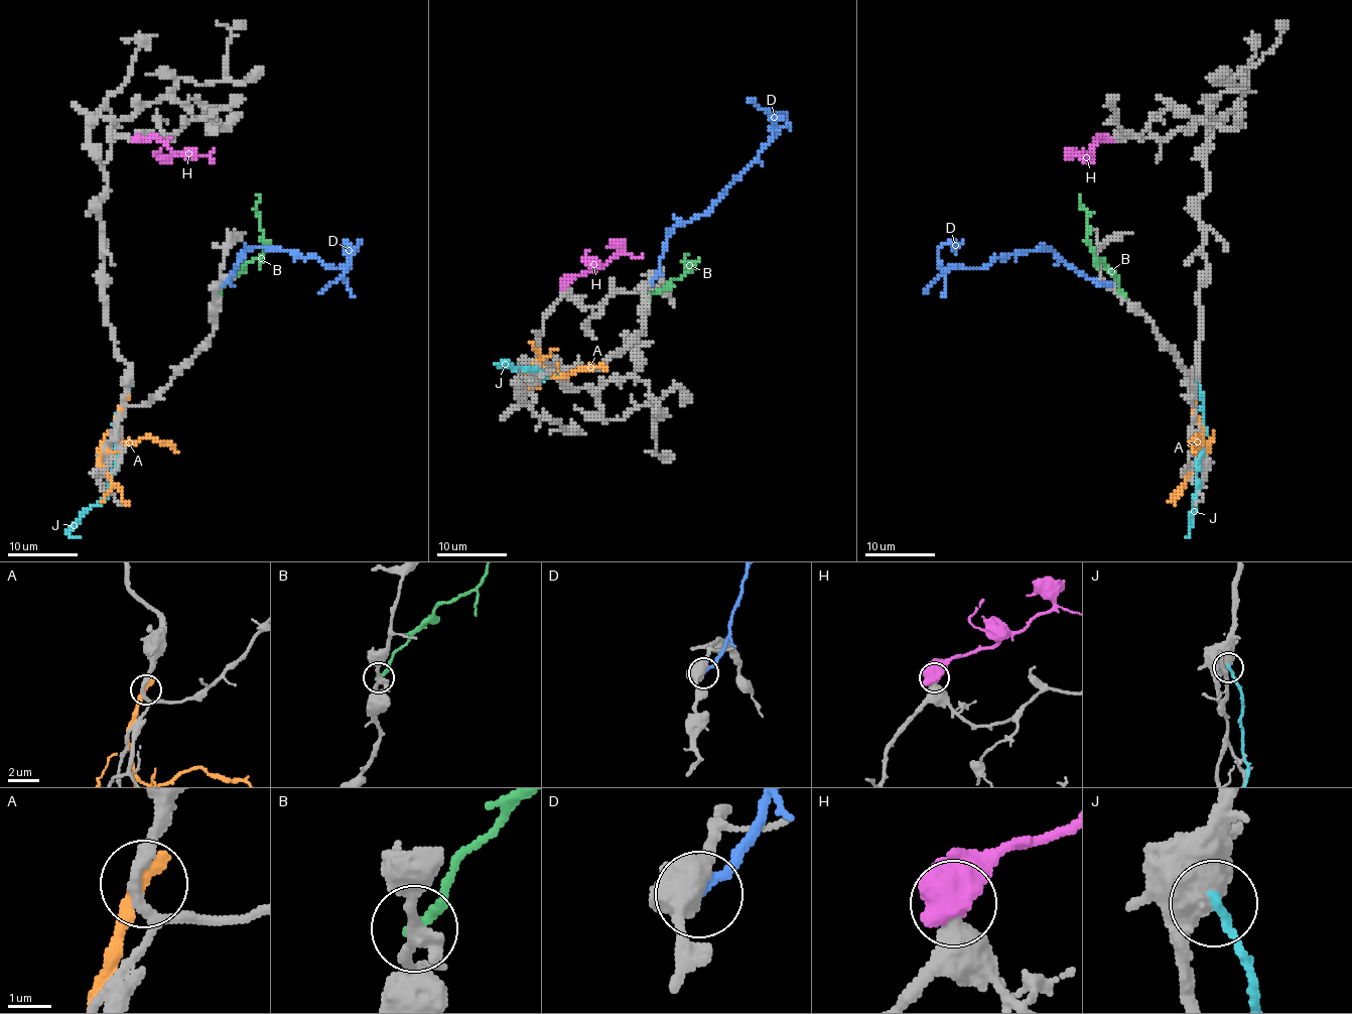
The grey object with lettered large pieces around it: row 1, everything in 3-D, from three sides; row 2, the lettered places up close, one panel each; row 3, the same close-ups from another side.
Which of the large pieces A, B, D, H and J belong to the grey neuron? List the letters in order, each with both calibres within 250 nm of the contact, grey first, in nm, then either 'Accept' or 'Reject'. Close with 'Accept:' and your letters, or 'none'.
A: Thickness 240 nm (grey) against 340 nm. Reject
B: Thickness 360 nm (grey) against 240 nm. Reject
D: Thickness 460 nm (grey) against 240 nm. Reject
H: Thickness 440 nm (grey) against 850 nm. Accept
J: Thickness 600 nm (grey) against 220 nm. Reject
Accept: H

